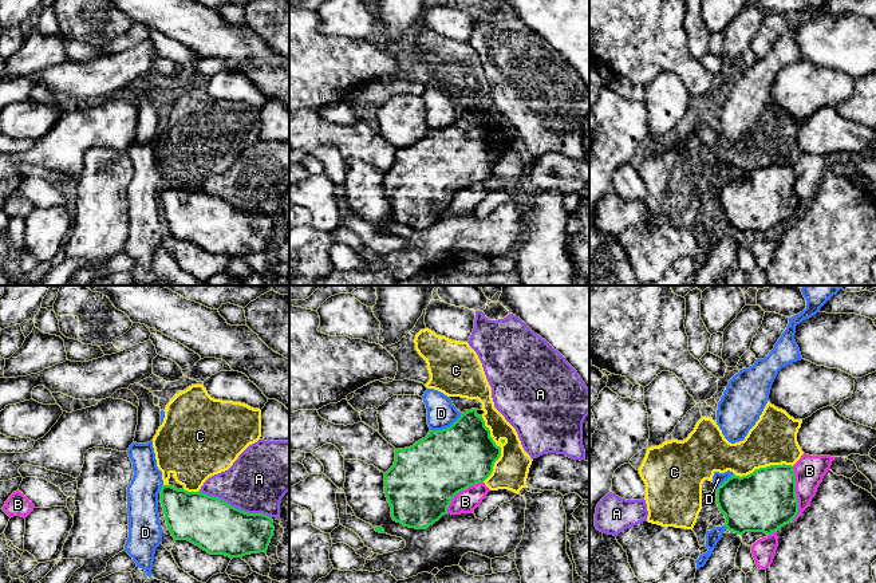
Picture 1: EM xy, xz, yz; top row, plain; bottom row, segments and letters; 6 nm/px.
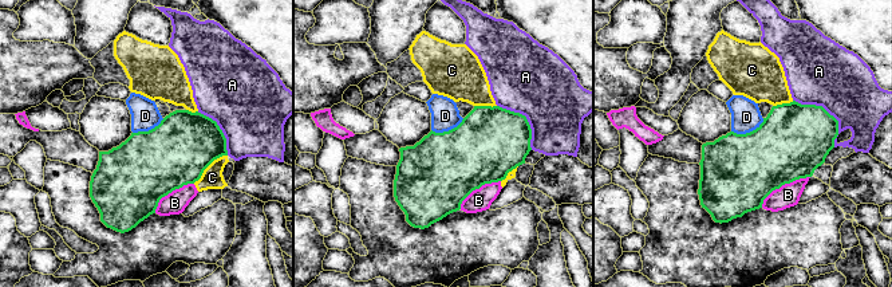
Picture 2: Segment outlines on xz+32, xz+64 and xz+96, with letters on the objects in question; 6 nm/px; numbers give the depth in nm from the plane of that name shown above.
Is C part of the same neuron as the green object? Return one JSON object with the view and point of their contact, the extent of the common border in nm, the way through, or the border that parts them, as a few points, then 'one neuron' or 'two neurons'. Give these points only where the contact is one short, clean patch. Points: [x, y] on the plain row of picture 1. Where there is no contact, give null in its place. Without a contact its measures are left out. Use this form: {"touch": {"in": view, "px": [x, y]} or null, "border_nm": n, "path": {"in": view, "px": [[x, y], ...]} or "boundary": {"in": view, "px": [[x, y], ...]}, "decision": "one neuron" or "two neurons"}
{"touch": {"in": "xz", "px": [500, 149]}, "border_nm": 400, "decision": "two neurons"}

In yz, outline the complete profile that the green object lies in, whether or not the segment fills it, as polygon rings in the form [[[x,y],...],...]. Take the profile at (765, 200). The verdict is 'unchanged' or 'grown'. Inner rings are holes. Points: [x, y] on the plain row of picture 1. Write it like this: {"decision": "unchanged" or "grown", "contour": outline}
{"decision": "unchanged", "contour": [[[770,165],[755,169],[747,176],[729,177],[717,188],[717,204],[725,214],[726,229],[743,235],[745,232],[763,232],[772,235],[785,224],[793,221],[798,213],[796,196],[796,174],[792,165]]]}

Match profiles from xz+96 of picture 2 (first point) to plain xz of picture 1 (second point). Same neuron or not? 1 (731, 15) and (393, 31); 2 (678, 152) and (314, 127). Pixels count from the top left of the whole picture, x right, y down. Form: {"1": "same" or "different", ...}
{"1": "different", "2": "same"}

